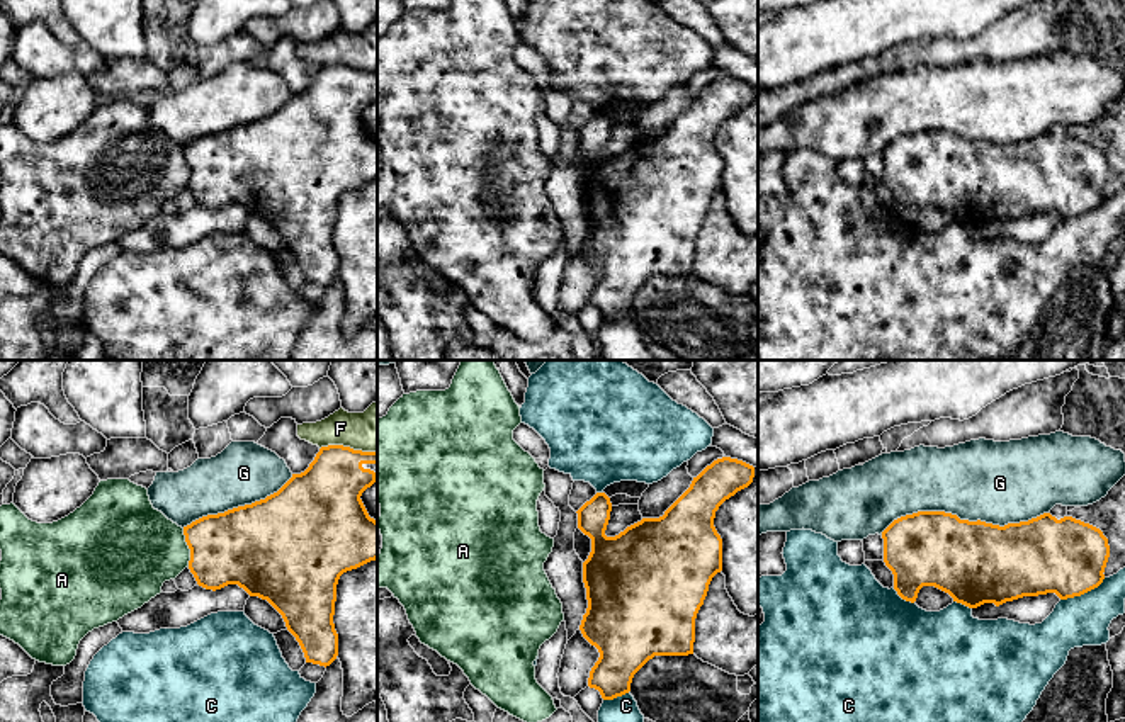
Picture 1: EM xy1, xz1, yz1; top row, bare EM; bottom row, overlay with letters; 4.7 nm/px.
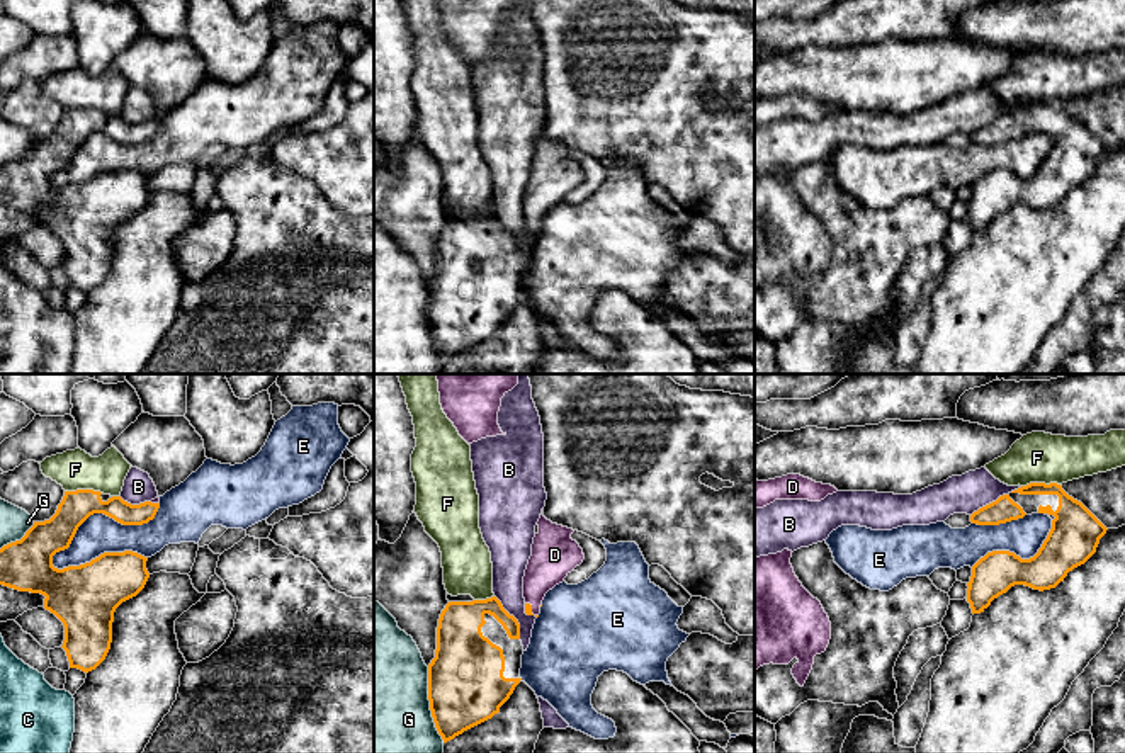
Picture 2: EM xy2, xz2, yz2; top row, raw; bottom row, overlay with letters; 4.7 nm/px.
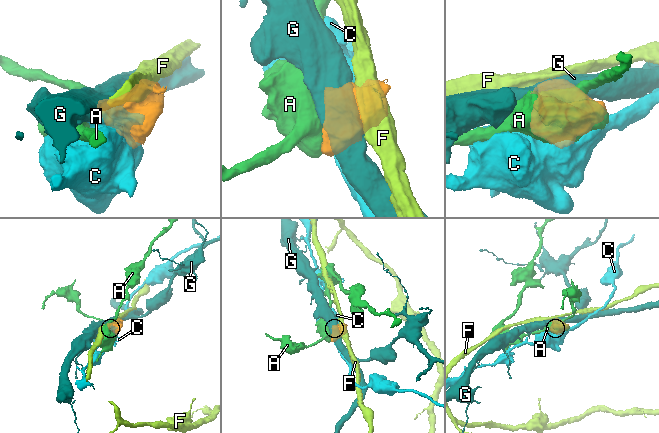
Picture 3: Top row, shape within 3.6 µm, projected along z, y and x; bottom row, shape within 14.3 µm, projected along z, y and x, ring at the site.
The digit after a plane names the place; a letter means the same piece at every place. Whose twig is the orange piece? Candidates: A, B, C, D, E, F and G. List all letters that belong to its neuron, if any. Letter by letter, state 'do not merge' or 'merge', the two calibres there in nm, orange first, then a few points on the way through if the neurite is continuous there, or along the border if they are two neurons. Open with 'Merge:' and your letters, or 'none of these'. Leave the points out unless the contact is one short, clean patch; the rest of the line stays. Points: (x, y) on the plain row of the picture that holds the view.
Merge: D
A: do not merge | 360/400 nm
B: do not merge | 200/160 nm | along xz2 (495, 215), (517, 240), (520, 257)
C: do not merge | 360/240 nm
D: merge | 30/200 nm | across xz2 (527, 225), (531, 228), (534, 206), (551, 181)
E: do not merge | 160/180 nm
F: do not merge | 320/200 nm
G: do not merge | 400/400 nm

